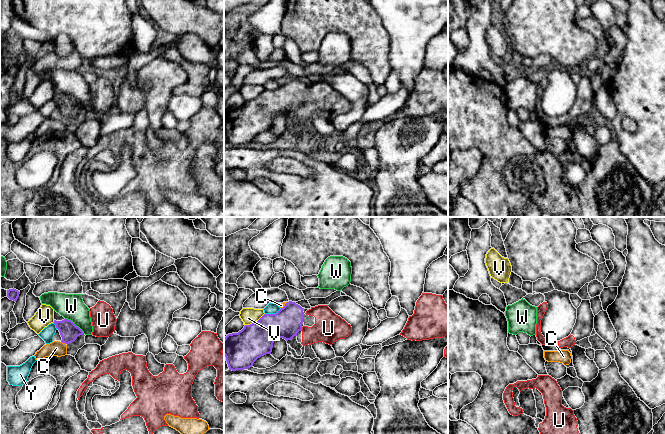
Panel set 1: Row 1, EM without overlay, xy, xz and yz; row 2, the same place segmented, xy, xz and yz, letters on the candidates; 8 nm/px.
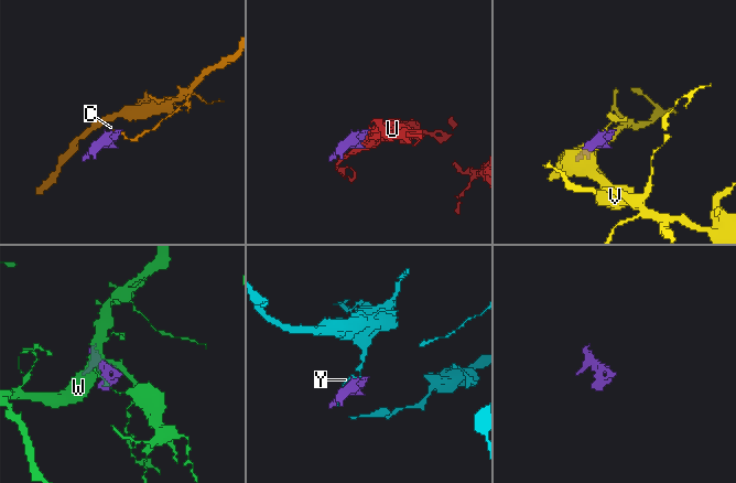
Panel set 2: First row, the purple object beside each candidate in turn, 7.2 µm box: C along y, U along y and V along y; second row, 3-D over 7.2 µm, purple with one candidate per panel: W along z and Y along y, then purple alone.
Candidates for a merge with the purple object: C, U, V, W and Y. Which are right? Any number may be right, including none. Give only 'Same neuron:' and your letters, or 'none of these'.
Same neuron: U

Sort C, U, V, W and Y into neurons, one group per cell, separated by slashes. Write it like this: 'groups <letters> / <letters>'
groups C / U / V / W / Y

